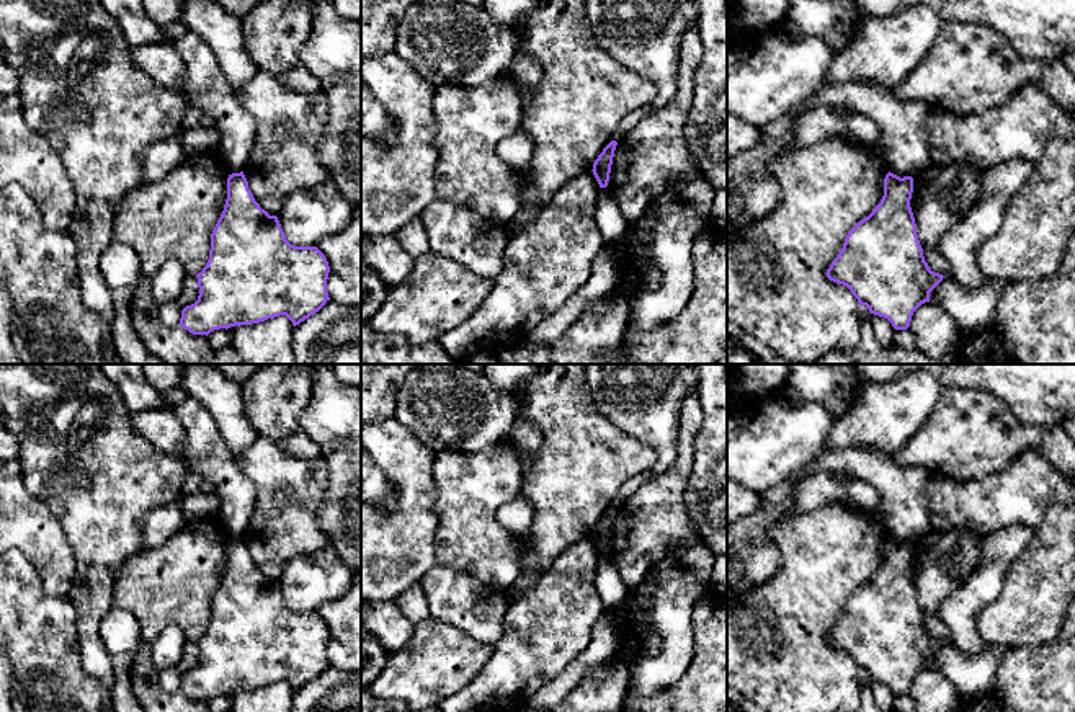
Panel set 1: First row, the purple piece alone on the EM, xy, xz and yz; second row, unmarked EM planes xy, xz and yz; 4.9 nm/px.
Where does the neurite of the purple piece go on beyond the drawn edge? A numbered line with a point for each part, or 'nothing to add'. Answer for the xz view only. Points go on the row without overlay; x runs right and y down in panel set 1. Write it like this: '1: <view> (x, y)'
nothing to add

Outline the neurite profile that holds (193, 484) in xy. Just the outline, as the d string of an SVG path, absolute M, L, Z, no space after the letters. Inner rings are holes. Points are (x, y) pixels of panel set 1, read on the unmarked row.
M188 474L183 483L183 495L194 495L203 492L216 492L216 487L212 482L198 474Z

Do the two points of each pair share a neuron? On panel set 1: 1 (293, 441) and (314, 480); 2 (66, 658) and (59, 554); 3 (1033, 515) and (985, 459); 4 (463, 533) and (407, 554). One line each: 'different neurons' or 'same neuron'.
1: different neurons
2: different neurons
3: different neurons
4: different neurons

